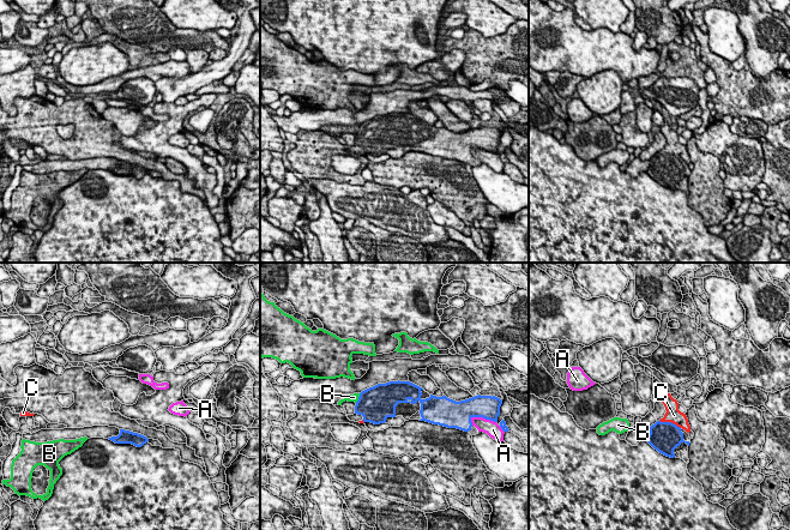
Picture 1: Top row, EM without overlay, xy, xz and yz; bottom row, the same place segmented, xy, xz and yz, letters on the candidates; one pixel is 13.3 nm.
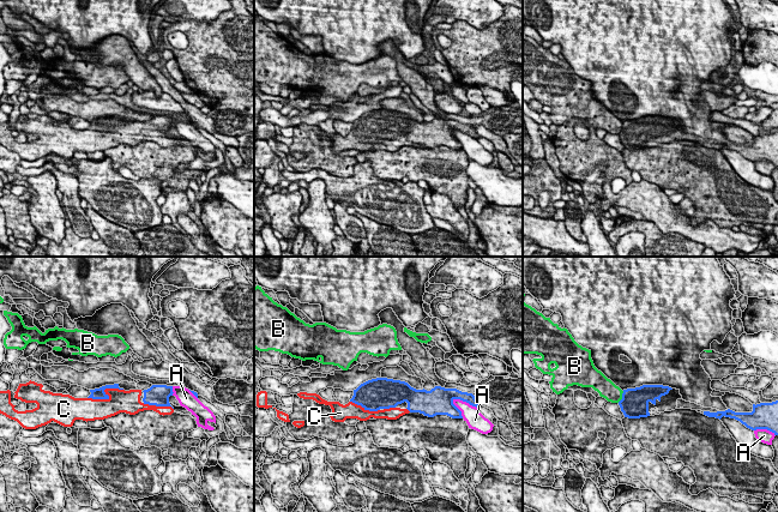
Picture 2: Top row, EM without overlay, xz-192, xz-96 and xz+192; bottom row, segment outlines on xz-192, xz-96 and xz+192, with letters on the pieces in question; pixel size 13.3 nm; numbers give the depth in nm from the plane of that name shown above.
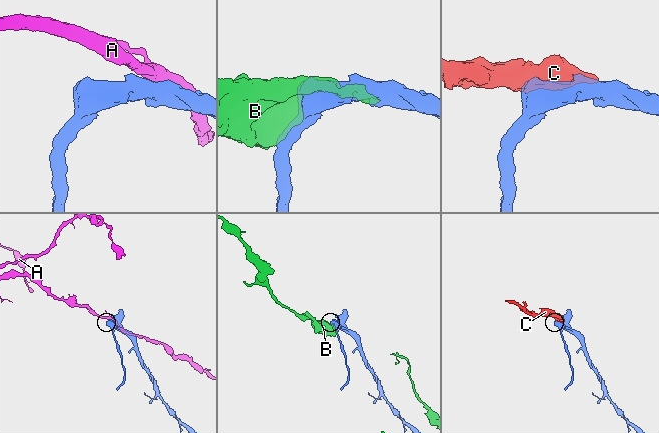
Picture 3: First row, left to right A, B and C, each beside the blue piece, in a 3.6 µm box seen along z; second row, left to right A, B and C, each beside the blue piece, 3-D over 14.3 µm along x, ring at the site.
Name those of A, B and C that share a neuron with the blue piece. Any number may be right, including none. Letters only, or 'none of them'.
C

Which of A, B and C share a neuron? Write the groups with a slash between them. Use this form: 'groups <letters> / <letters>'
groups A / B / C

